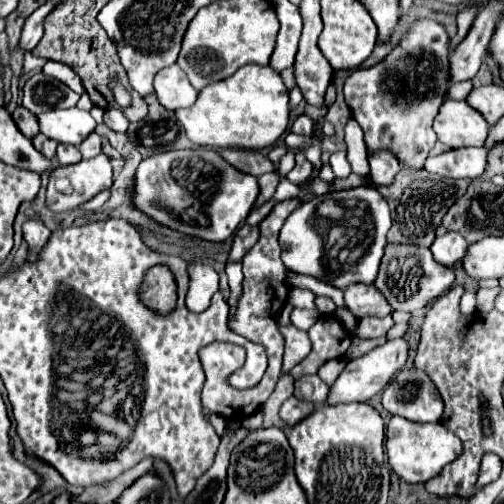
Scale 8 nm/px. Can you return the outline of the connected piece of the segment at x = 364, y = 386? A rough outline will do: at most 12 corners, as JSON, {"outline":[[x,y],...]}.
{"outline":[[403,338],[349,360],[327,404],[367,402],[407,362]]}

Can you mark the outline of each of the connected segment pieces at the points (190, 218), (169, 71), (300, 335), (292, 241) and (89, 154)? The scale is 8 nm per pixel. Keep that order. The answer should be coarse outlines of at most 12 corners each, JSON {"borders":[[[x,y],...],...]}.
{"borders":[[[209,148],[151,154],[141,212],[187,236],[227,240],[257,178]],[[171,64],[153,80],[155,94],[167,110],[187,108],[197,90],[185,72]],[[295,326],[281,328],[285,354],[281,372],[287,374],[301,362],[311,340]],[[367,186],[307,200],[279,232],[289,270],[373,284],[389,206]],[[91,132],[77,148],[83,158],[101,154],[101,138]]]}

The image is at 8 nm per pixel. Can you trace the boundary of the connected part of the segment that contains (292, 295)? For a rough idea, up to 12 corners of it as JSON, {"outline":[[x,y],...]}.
{"outline":[[293,288],[287,302],[295,308],[315,310],[315,294]]}

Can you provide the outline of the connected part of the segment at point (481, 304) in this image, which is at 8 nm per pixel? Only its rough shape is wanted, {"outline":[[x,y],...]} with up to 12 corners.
{"outline":[[499,288],[477,292],[477,310],[489,312]]}

